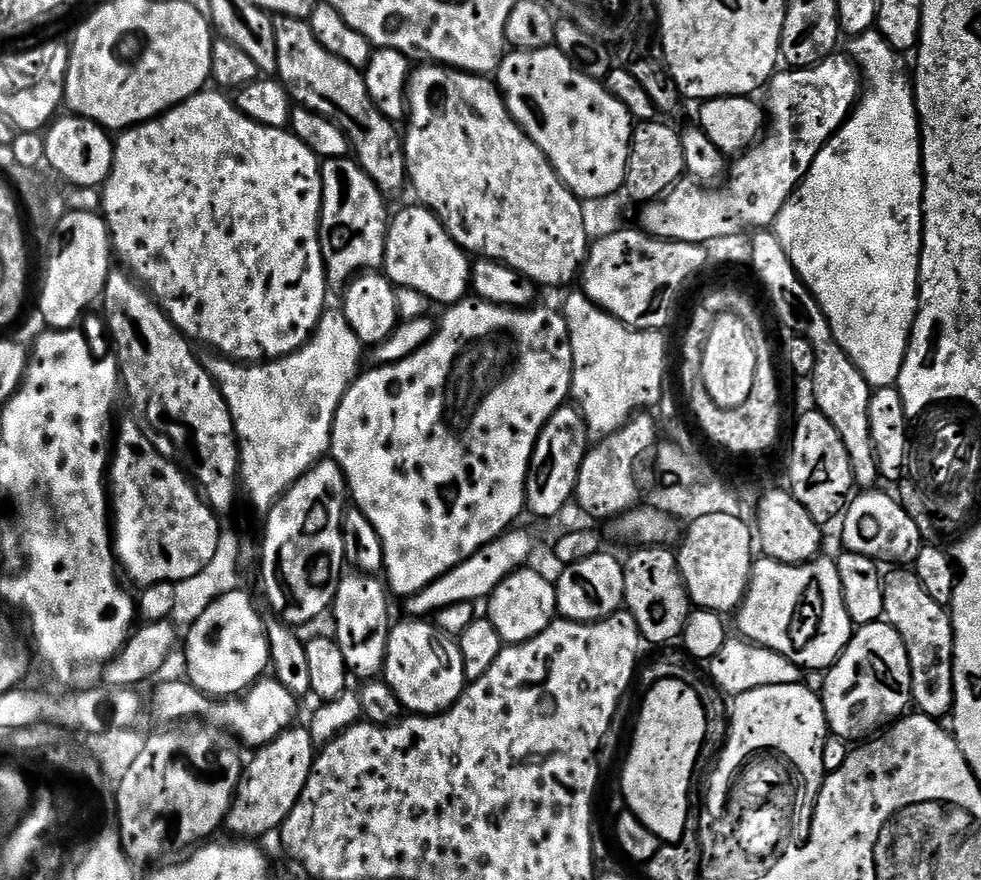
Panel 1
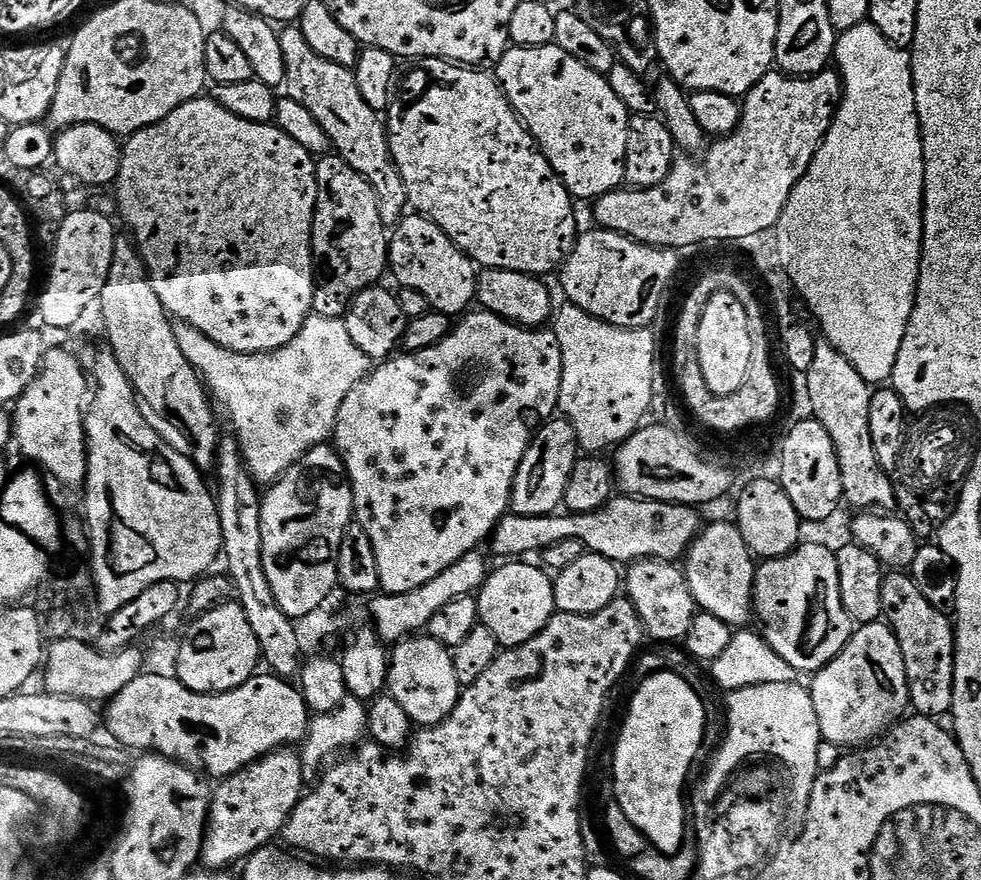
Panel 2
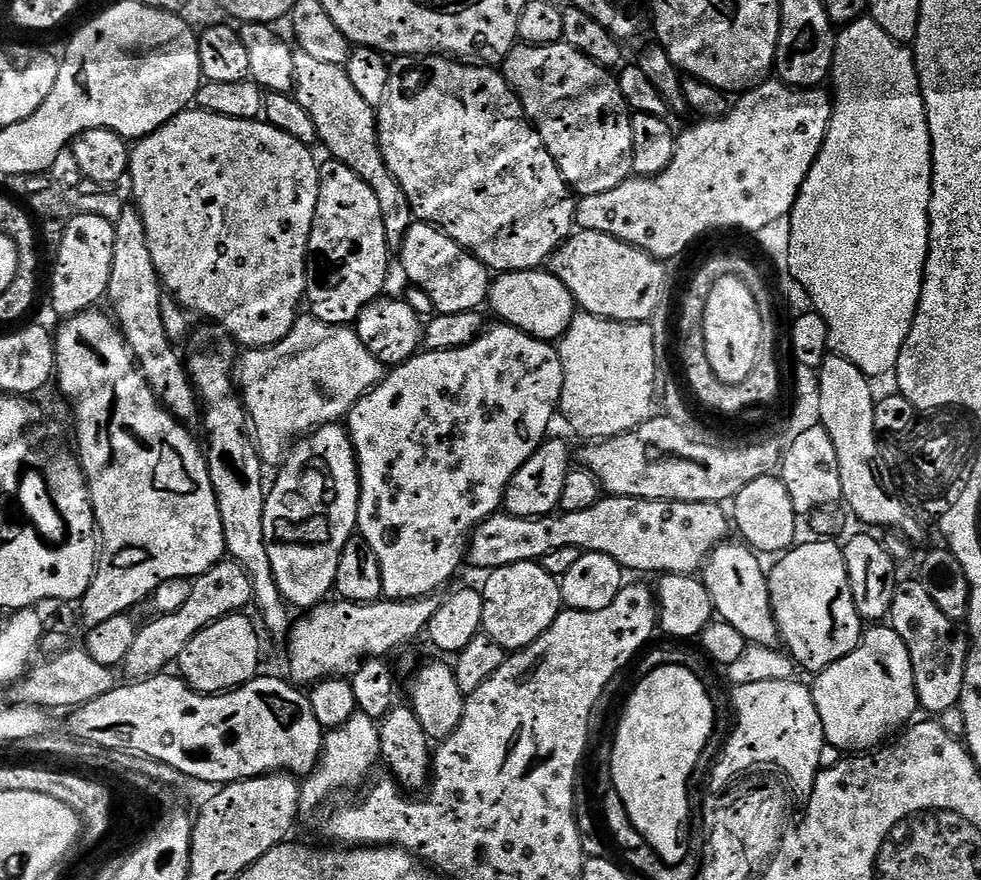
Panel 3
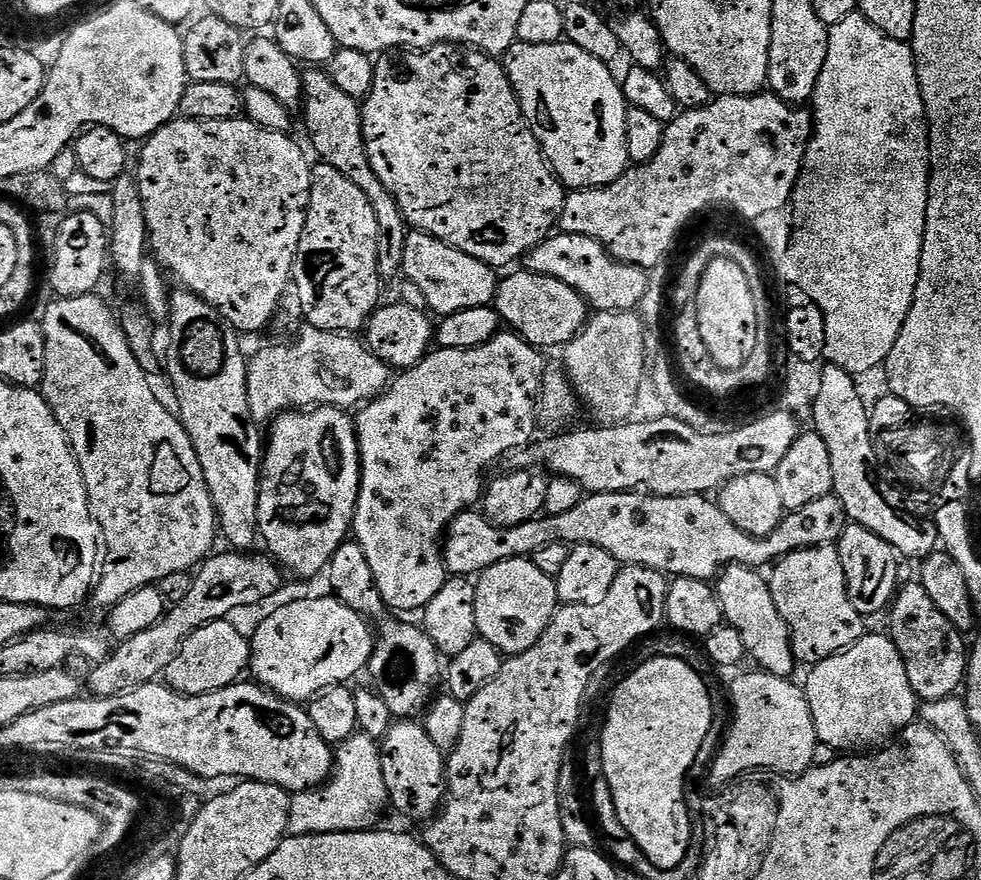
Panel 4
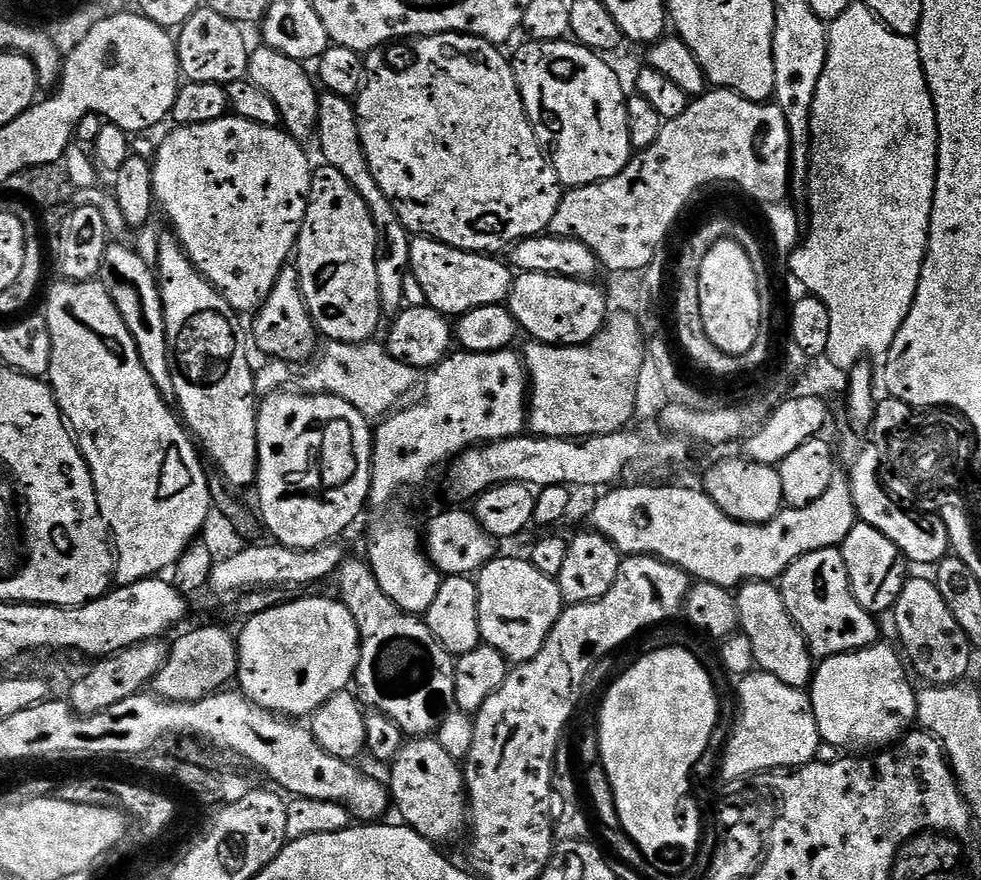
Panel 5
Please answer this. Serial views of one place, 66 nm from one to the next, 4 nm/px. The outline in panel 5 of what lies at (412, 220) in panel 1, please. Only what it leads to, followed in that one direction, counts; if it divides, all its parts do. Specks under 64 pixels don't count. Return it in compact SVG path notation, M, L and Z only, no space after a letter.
M417 235L410 246L410 272L418 278L418 286L422 286L426 294L427 307L435 308L437 312L442 312L449 318L459 318L465 312L482 306L504 304L509 292L512 291L514 279L513 269L505 261L504 264L495 255L463 252L448 244L442 244L439 240L433 240L430 236Z

